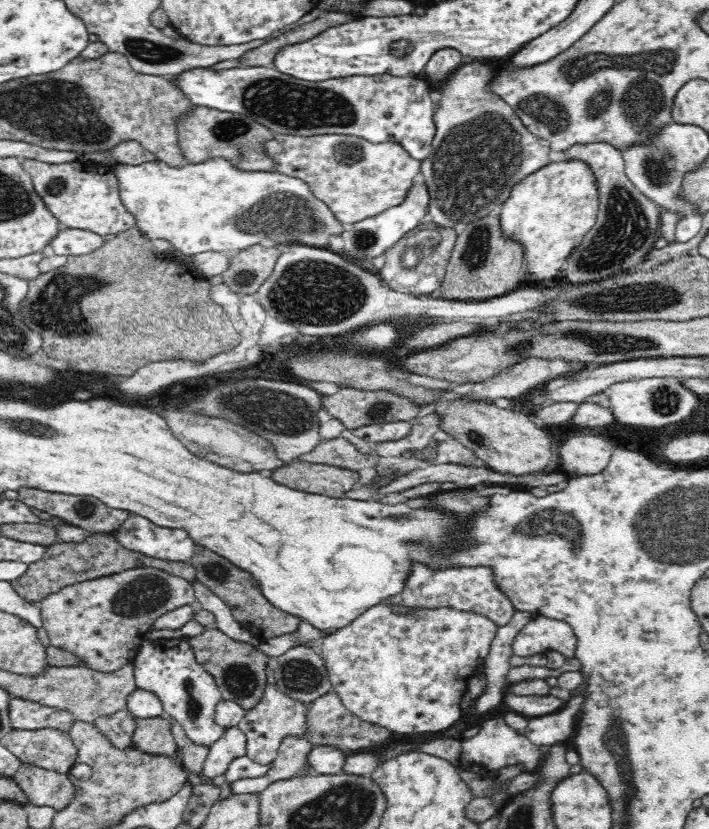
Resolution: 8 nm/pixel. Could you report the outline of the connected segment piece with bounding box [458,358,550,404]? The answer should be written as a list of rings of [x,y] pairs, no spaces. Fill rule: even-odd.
[[[528,358],[510,370],[486,380],[470,383],[470,390],[464,392],[459,398],[471,402],[485,402],[494,404],[497,398],[516,398],[532,387],[544,385],[549,381],[550,360],[543,358]]]

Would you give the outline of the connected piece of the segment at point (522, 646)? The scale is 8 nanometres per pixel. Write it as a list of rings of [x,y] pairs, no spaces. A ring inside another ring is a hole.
[[[536,616],[516,634],[513,653],[520,658],[546,655],[552,650],[574,657],[578,648],[578,635],[564,620]]]

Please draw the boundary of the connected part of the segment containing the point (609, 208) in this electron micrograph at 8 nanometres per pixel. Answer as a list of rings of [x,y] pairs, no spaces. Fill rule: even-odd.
[[[604,142],[577,145],[564,151],[568,160],[582,159],[592,165],[598,177],[600,204],[596,224],[566,260],[559,281],[575,286],[594,283],[648,265],[648,254],[659,236],[662,210],[627,177],[622,152]]]

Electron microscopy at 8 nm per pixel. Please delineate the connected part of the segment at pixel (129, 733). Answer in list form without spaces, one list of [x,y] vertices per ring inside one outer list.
[[[126,708],[109,715],[99,716],[93,725],[114,748],[131,748],[134,743],[135,717]]]

